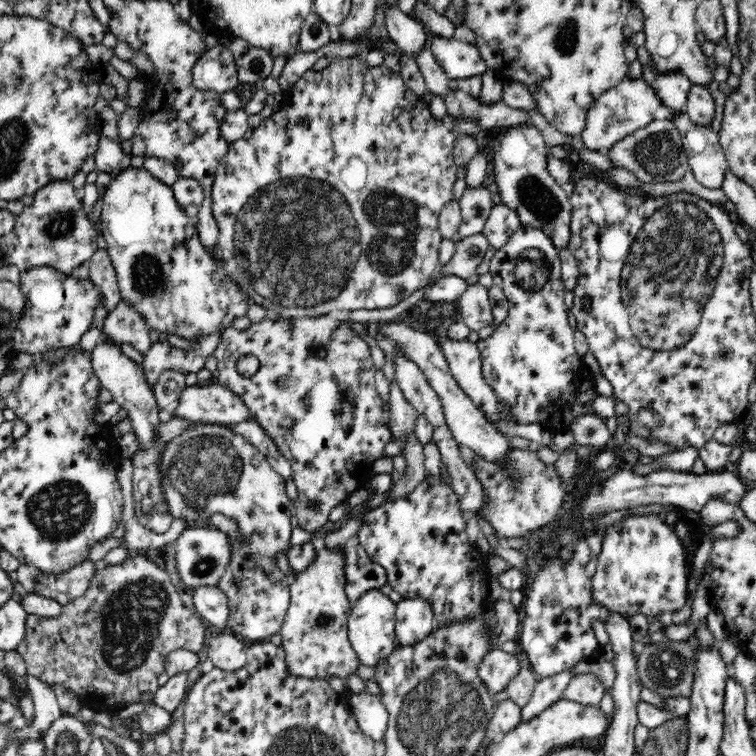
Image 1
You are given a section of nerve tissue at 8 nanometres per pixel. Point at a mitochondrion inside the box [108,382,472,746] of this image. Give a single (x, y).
(203, 469)

